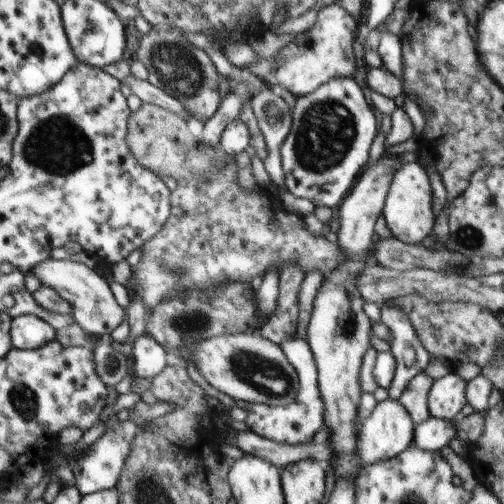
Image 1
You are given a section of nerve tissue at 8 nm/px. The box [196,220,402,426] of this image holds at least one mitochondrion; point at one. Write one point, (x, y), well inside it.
(267, 377)

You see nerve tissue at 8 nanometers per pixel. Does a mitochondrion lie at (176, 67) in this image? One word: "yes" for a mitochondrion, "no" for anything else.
yes

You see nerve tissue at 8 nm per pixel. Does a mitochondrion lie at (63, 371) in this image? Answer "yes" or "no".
no

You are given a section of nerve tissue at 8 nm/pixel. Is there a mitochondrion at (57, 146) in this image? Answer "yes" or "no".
yes

